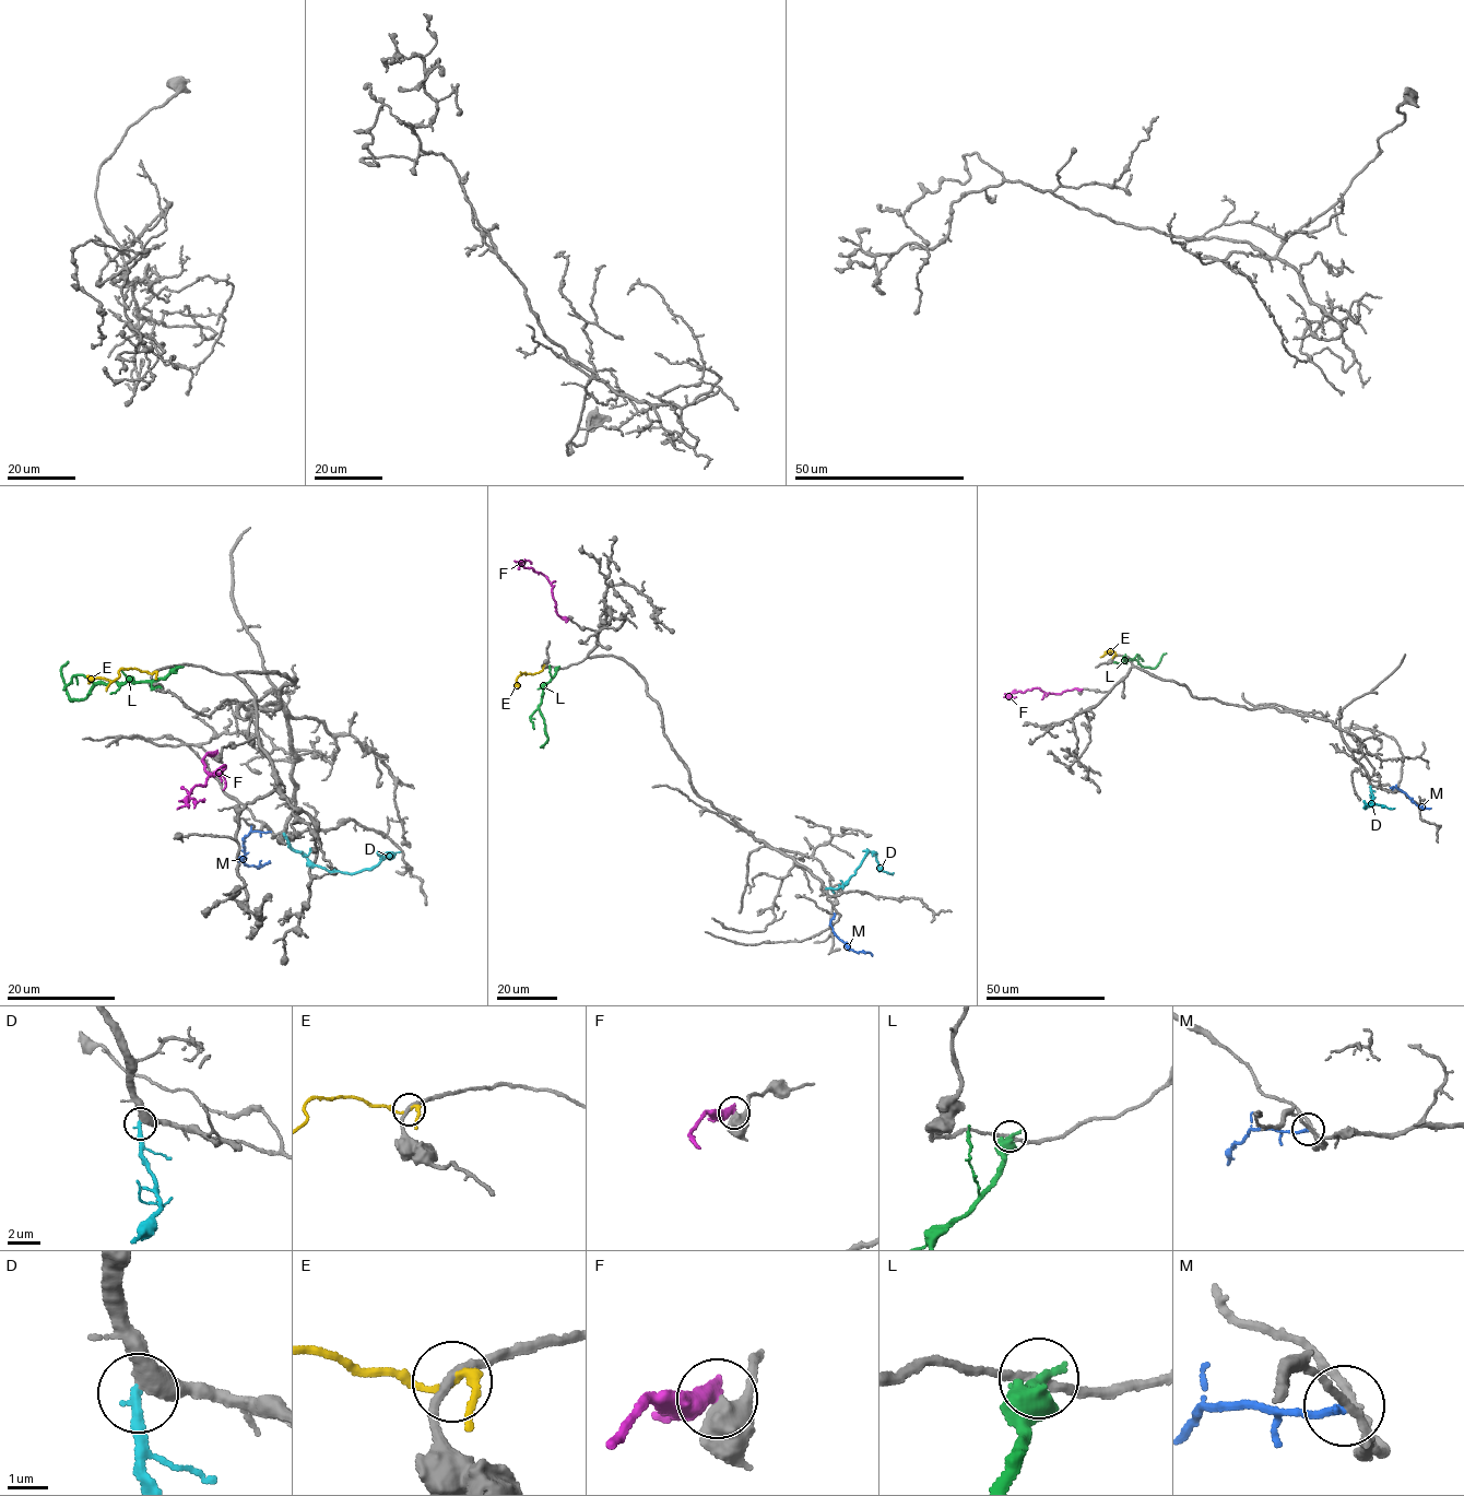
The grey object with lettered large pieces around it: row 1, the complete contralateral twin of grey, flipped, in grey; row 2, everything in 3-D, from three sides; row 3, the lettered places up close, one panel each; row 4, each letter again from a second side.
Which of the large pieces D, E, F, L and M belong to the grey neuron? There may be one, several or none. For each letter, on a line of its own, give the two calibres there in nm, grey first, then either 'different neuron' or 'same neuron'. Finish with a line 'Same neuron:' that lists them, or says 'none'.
D: calibres 440 and 280 nm; same neuron
E: calibres 220 and 180 nm; different neuron
F: calibres 480 and 440 nm; different neuron
L: calibres 190 and 360 nm; different neuron
M: calibres 180 and 180 nm; different neuron
Same neuron: D

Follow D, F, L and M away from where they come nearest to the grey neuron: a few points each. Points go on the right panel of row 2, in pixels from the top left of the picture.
D: (1370, 786), (1373, 797), (1365, 809), (1366, 804), (1394, 809)
F: (1081, 690), (1060, 694), (1032, 688), (1011, 694), (1016, 696)
L: (1124, 656), (1124, 661), (1135, 659), (1142, 666), (1155, 668), (1166, 652)
M: (1391, 787), (1401, 789), (1418, 807), (1431, 808)

